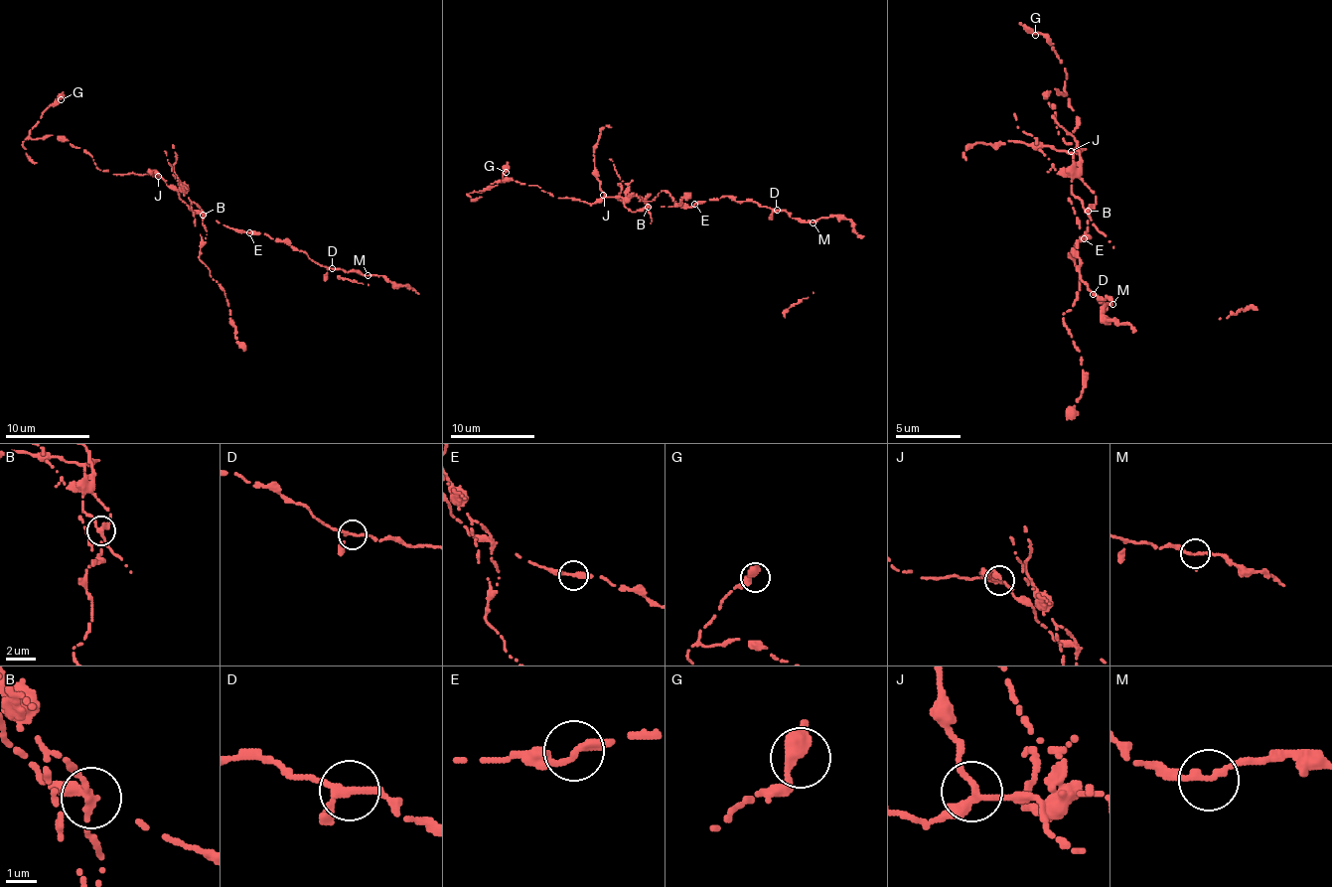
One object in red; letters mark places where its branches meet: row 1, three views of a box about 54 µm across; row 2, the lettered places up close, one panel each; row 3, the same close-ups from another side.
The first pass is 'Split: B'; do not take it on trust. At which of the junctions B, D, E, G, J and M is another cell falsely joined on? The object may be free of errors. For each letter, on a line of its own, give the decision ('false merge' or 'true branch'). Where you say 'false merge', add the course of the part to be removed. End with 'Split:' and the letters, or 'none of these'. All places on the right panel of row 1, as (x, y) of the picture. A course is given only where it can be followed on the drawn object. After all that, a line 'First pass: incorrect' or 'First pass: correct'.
B: false merge; foreign part runs (1087, 210), (1071, 194), (1080, 229), (1074, 265), (1080, 278), (1077, 301), (1064, 320), (1084, 378), (1071, 420)
D: true branch
E: true branch
G: true branch
J: true branch
M: true branch
Split: B
First pass: correct

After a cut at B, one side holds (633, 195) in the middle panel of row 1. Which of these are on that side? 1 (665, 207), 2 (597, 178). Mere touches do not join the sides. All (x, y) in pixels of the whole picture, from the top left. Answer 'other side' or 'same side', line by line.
1: other side
2: other side

